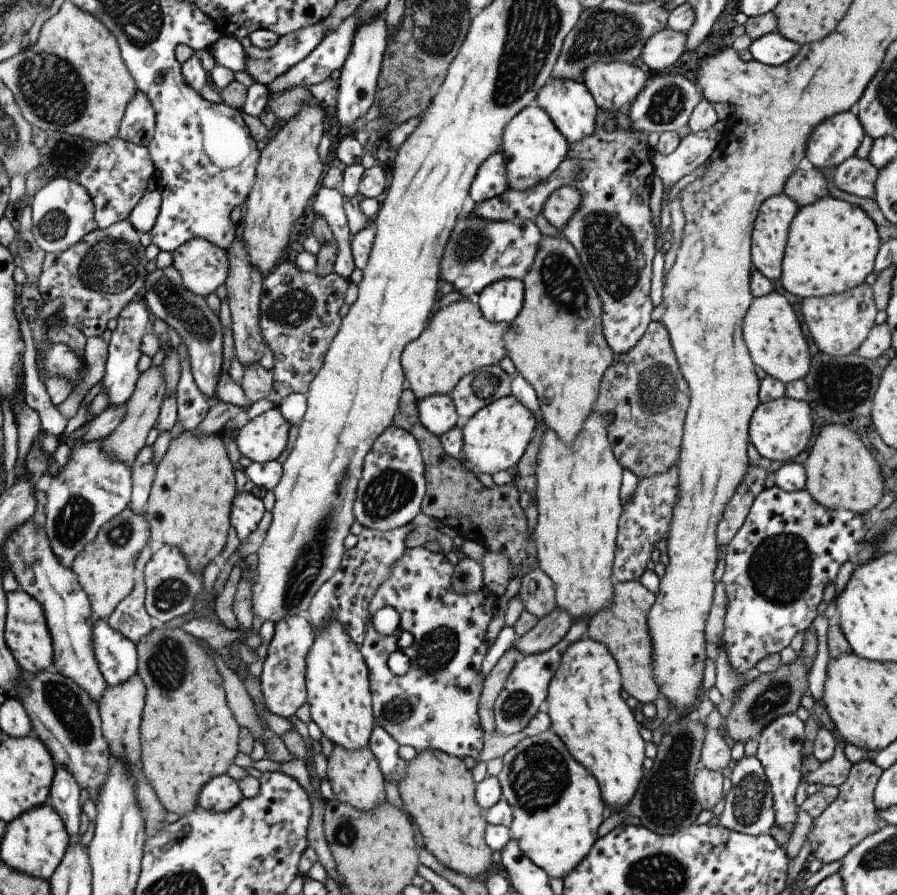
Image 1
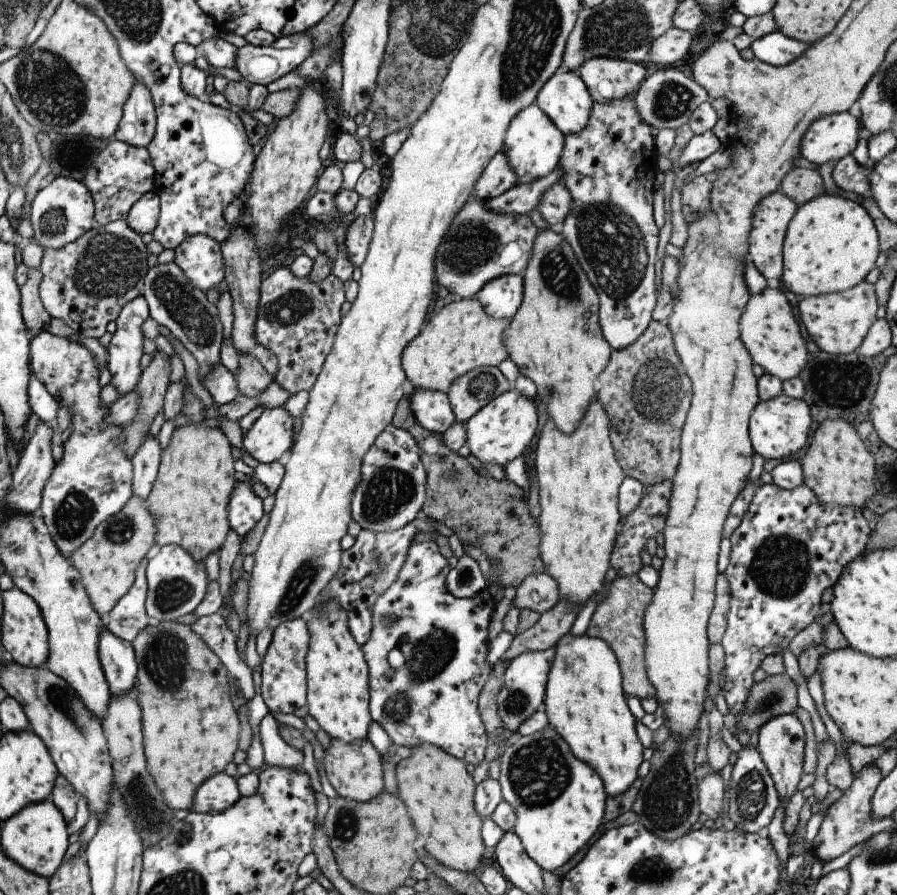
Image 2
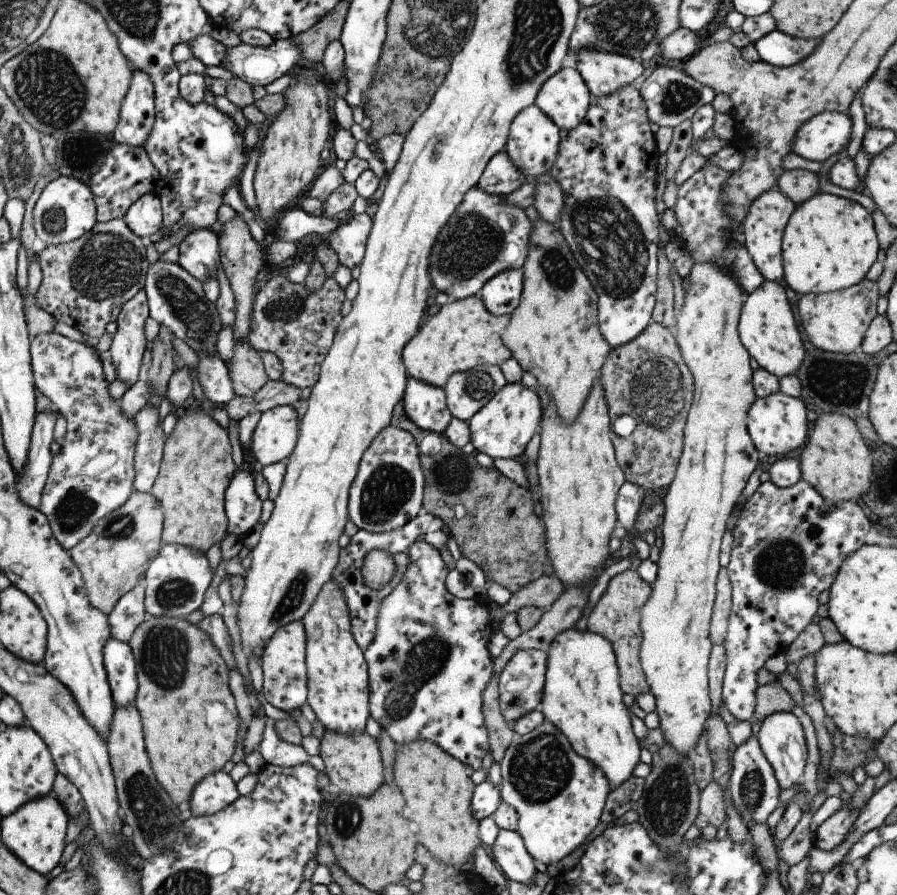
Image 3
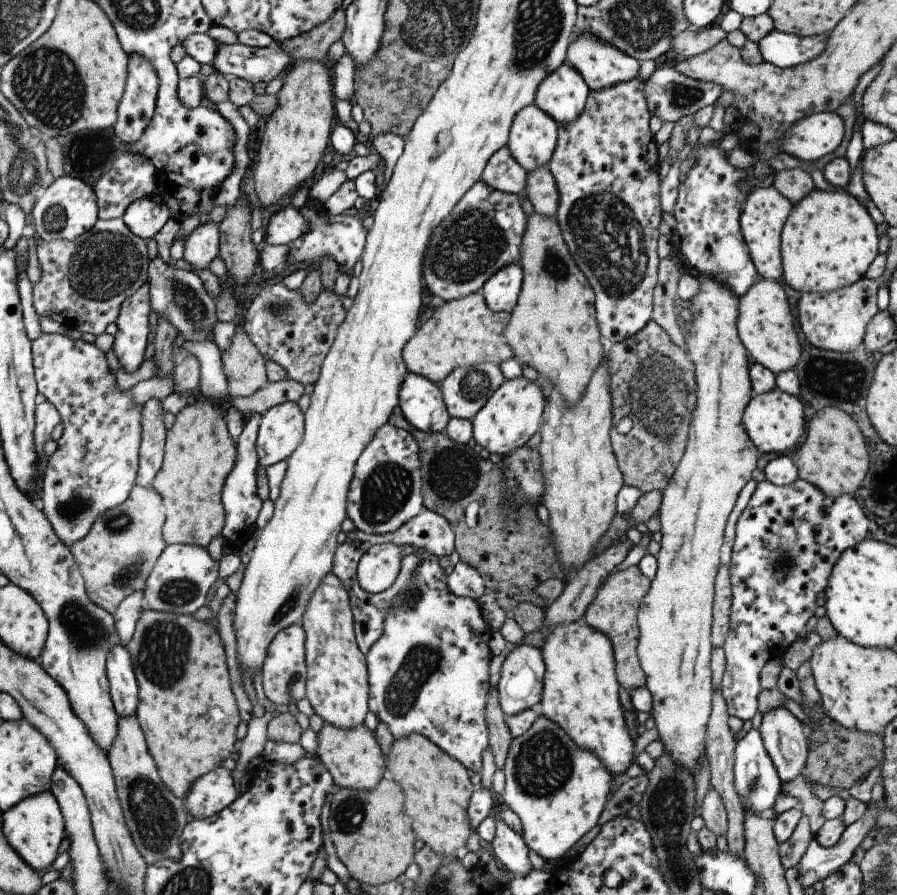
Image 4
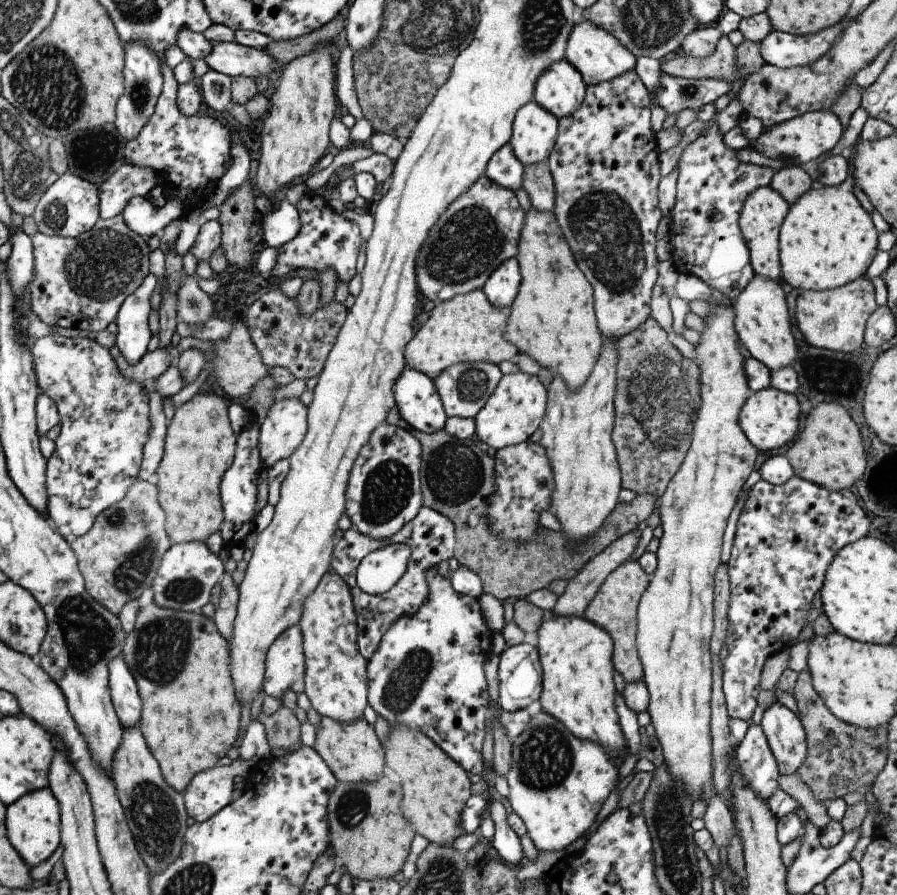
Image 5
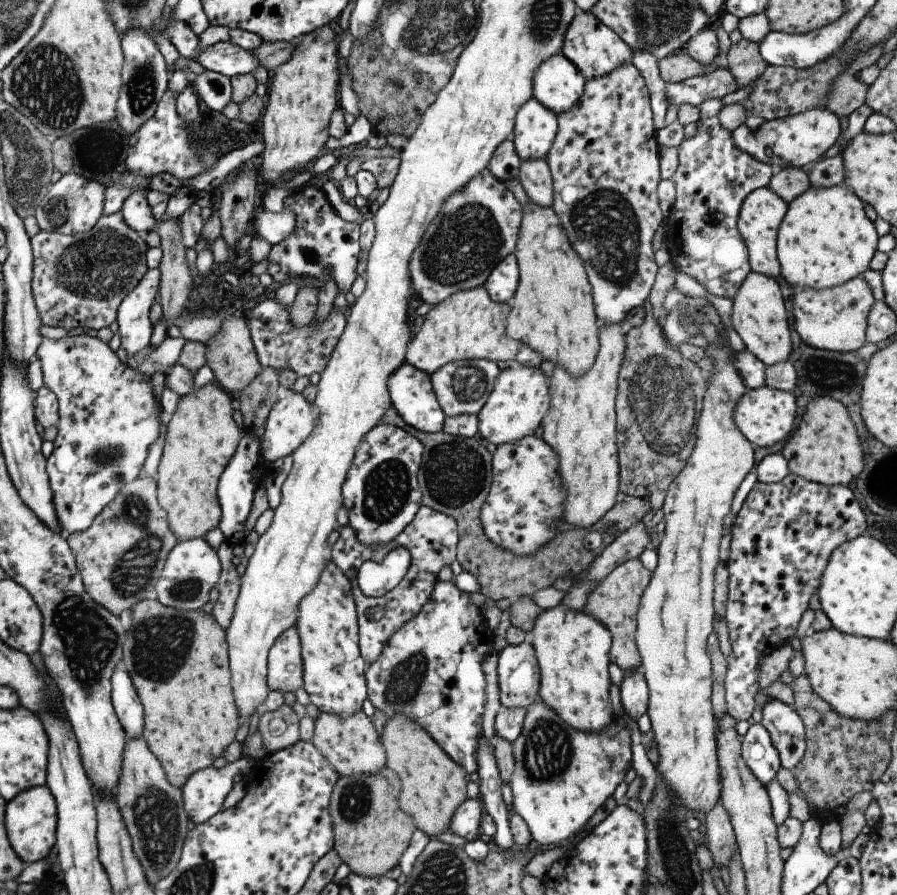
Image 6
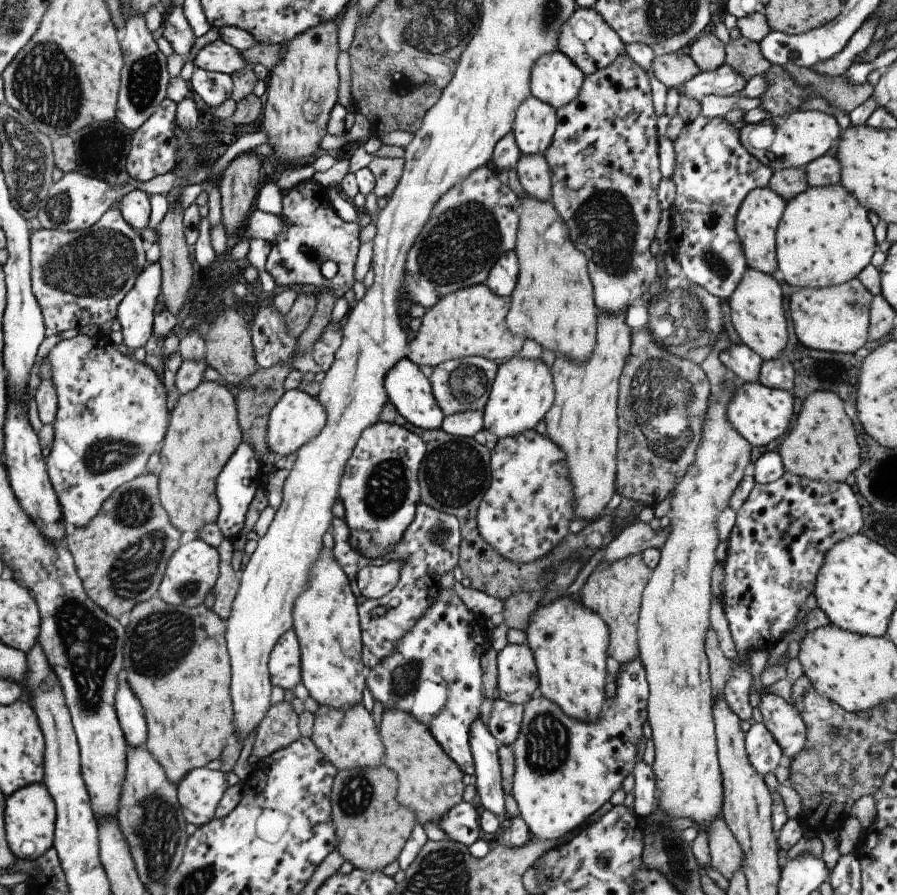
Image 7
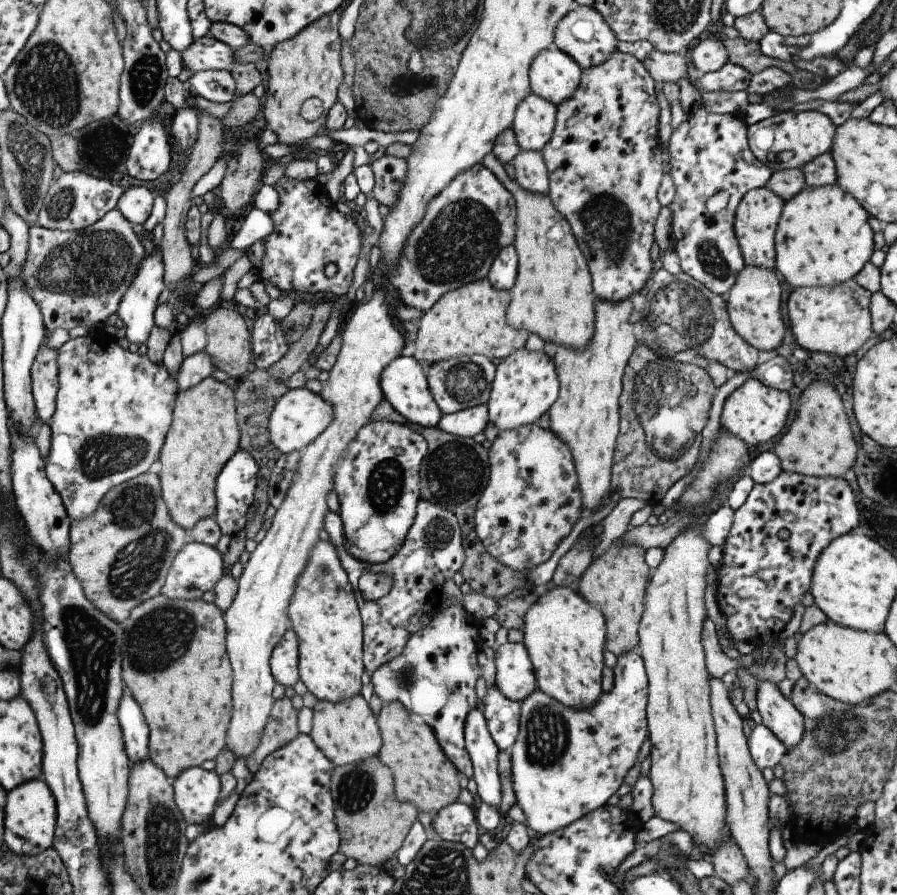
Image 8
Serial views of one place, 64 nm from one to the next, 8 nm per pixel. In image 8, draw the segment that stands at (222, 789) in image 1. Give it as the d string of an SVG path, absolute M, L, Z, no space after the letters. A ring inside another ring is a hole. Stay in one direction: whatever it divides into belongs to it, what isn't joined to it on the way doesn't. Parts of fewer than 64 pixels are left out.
M200 767L182 771L174 780L174 800L183 812L187 824L198 824L213 816L221 791L221 780L216 772Z

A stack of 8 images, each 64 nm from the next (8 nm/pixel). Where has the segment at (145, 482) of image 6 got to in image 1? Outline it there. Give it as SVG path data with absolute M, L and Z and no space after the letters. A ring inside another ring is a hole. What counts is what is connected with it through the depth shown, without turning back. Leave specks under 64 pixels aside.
M126 507L98 531L96 538L76 555L71 569L89 598L96 620L105 619L116 610L117 604L130 594L134 581L132 574L138 554L148 541L151 542L149 520L145 513L136 513Z

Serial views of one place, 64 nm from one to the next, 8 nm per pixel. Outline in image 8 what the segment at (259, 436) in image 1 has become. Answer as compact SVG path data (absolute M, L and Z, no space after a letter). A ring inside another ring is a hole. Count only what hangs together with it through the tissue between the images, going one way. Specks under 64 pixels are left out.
M306 387L289 389L274 405L269 416L269 433L271 443L281 452L304 450L328 428L333 419L335 408L331 402L324 400L321 393L314 393Z

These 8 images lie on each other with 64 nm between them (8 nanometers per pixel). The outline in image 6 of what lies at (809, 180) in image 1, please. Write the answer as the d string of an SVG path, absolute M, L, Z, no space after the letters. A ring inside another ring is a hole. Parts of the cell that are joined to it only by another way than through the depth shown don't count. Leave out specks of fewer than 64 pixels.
M783 166L780 172L774 173L768 183L778 196L787 203L806 192L811 187L807 172L798 167Z

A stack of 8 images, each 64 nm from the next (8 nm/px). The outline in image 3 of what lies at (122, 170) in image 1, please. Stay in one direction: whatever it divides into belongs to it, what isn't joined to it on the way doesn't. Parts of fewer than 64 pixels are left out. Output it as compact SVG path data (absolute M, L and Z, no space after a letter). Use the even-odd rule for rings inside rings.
M116 143L106 156L102 168L90 179L89 187L94 193L97 206L97 220L107 223L112 219L122 219L136 200L155 192L155 184L161 178L159 170L152 164L143 147Z

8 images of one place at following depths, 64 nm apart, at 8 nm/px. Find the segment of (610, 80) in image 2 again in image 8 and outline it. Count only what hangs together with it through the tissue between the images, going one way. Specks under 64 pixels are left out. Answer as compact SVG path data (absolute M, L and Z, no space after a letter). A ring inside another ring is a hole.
M578 5L568 11L558 21L554 31L554 46L569 54L581 69L602 64L614 51L618 42L617 36L606 24L604 17L592 5Z

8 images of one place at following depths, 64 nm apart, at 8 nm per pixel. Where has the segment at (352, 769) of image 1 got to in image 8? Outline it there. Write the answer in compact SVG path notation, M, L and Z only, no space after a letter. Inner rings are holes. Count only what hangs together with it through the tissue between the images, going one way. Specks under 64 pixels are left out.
M360 694L349 699L331 703L318 701L313 710L312 740L335 766L357 763L377 757L382 746L382 739L377 716L372 713L368 701Z

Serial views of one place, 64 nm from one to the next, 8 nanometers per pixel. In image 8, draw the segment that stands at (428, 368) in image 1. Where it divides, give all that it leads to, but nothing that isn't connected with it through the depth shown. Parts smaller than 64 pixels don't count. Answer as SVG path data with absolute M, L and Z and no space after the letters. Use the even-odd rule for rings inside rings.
M488 278L464 284L445 292L440 300L421 317L412 358L419 363L431 365L441 360L459 356L484 355L492 360L504 360L511 352L527 343L529 334L513 327L507 321L507 308L511 292L492 286Z

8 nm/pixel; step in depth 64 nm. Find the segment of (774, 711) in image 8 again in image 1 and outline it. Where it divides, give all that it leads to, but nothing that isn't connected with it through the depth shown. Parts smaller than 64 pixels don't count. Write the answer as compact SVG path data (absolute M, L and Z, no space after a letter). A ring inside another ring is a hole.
M796 713L784 715L764 727L760 732L758 750L756 750L756 756L771 784L775 822L790 835L796 826L797 813L800 811L795 804L795 794L803 776L801 768L805 736L805 722L800 720Z

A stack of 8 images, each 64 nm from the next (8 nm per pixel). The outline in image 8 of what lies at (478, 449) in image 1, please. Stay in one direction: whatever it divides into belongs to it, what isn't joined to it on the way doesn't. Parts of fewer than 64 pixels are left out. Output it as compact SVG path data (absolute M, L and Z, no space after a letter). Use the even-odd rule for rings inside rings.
M526 347L511 352L497 365L495 377L491 384L490 396L487 402L489 422L492 422L500 431L509 431L518 427L525 427L530 423L538 422L540 416L549 412L549 408L556 402L559 395L560 381L555 364L545 351L530 351Z

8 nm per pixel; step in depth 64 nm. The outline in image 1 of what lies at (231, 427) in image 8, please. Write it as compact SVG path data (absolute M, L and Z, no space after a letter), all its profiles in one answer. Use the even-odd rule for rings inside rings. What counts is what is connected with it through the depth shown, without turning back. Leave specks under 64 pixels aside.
M197 430L194 431L184 431L180 433L179 436L171 440L168 452L161 461L157 464L157 471L155 472L155 479L153 480L153 485L149 494L149 499L147 502L147 507L144 510L145 517L149 520L149 529L151 530L151 542L155 546L170 545L179 548L189 564L189 569L191 571L204 571L205 566L214 560L219 560L219 554L223 551L225 544L227 543L227 532L228 528L231 527L230 522L230 509L233 503L233 498L236 495L236 485L234 479L235 467L233 466L234 460L228 457L226 453L226 446L224 441L222 441L221 434L211 434L211 435L198 435Z

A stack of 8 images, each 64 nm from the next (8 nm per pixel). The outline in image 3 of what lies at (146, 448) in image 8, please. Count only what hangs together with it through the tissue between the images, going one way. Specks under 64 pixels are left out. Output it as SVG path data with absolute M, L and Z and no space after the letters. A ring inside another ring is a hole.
M40 333L31 342L31 367L35 386L53 402L55 410L67 422L66 434L60 443L60 451L52 457L38 506L39 511L46 515L56 540L67 551L84 540L98 520L121 507L134 489L135 446L139 435L135 417L127 417L123 413L121 393L115 398L109 393L109 383L102 373L102 357L90 344L72 341L59 333Z

